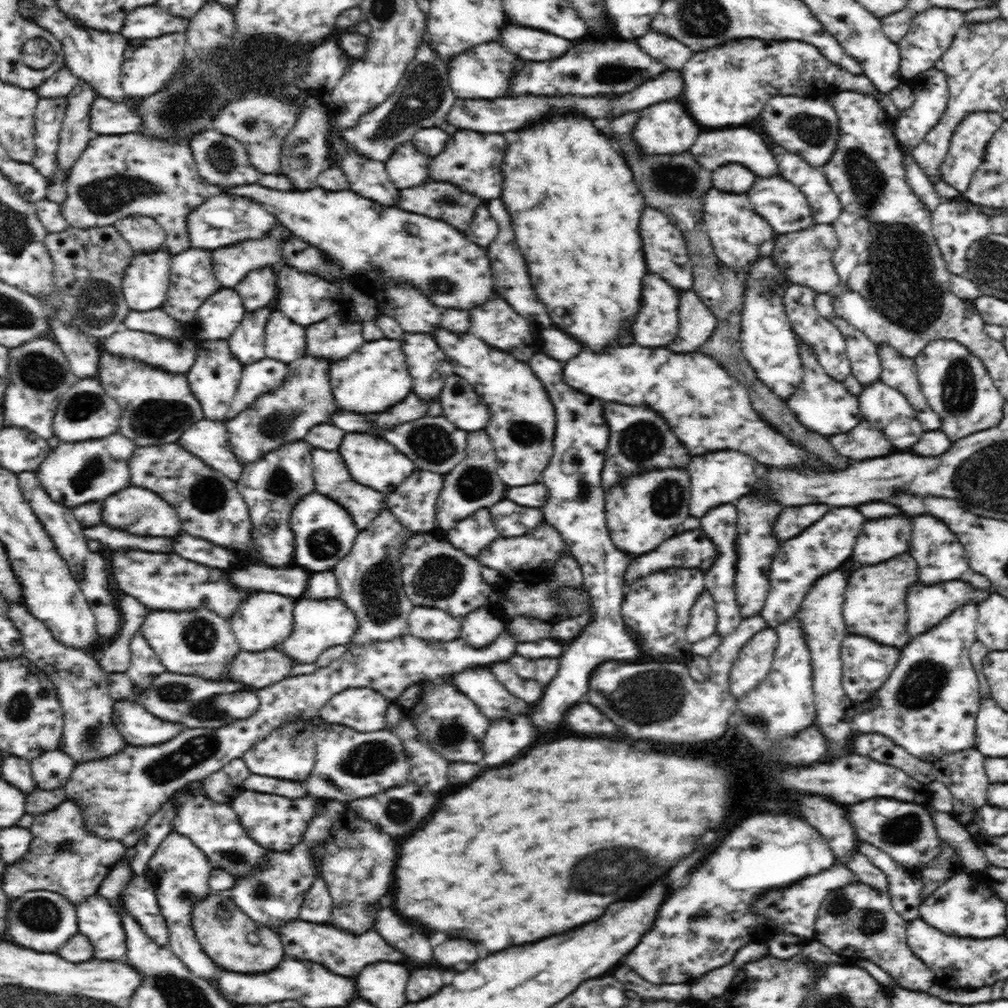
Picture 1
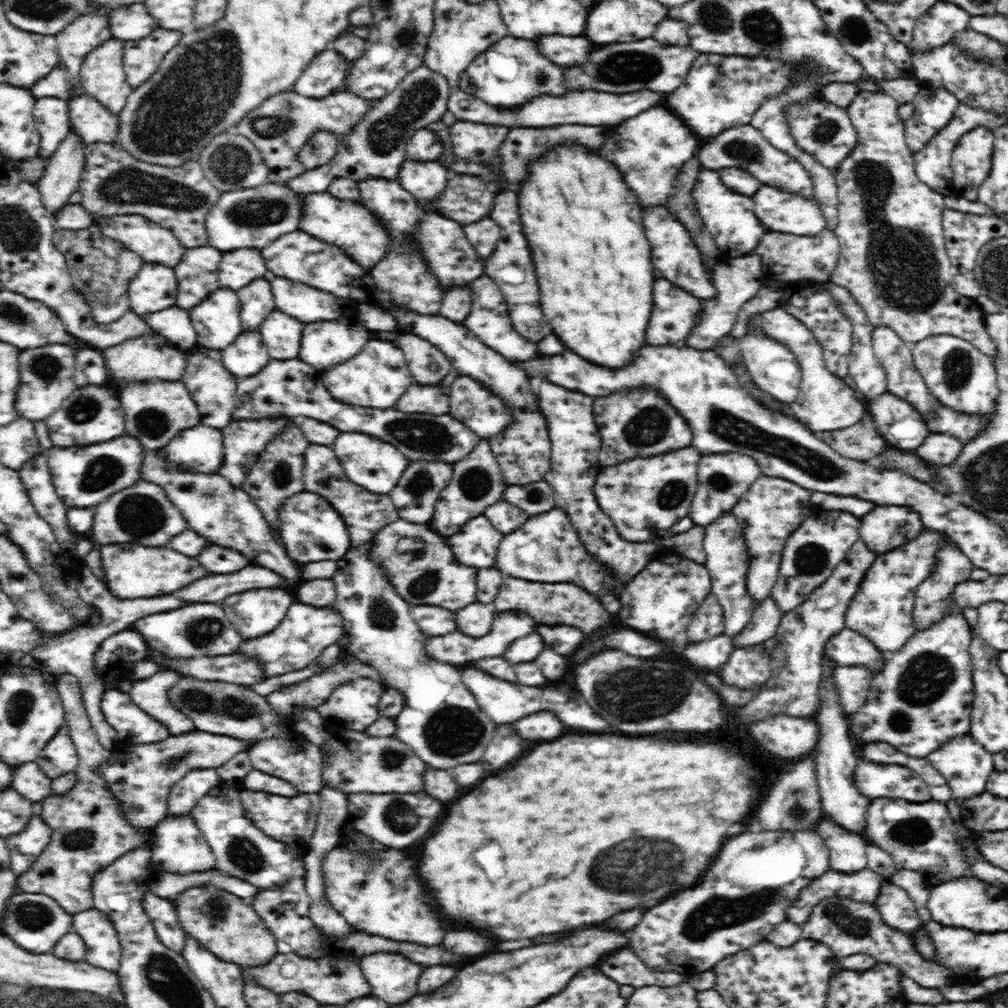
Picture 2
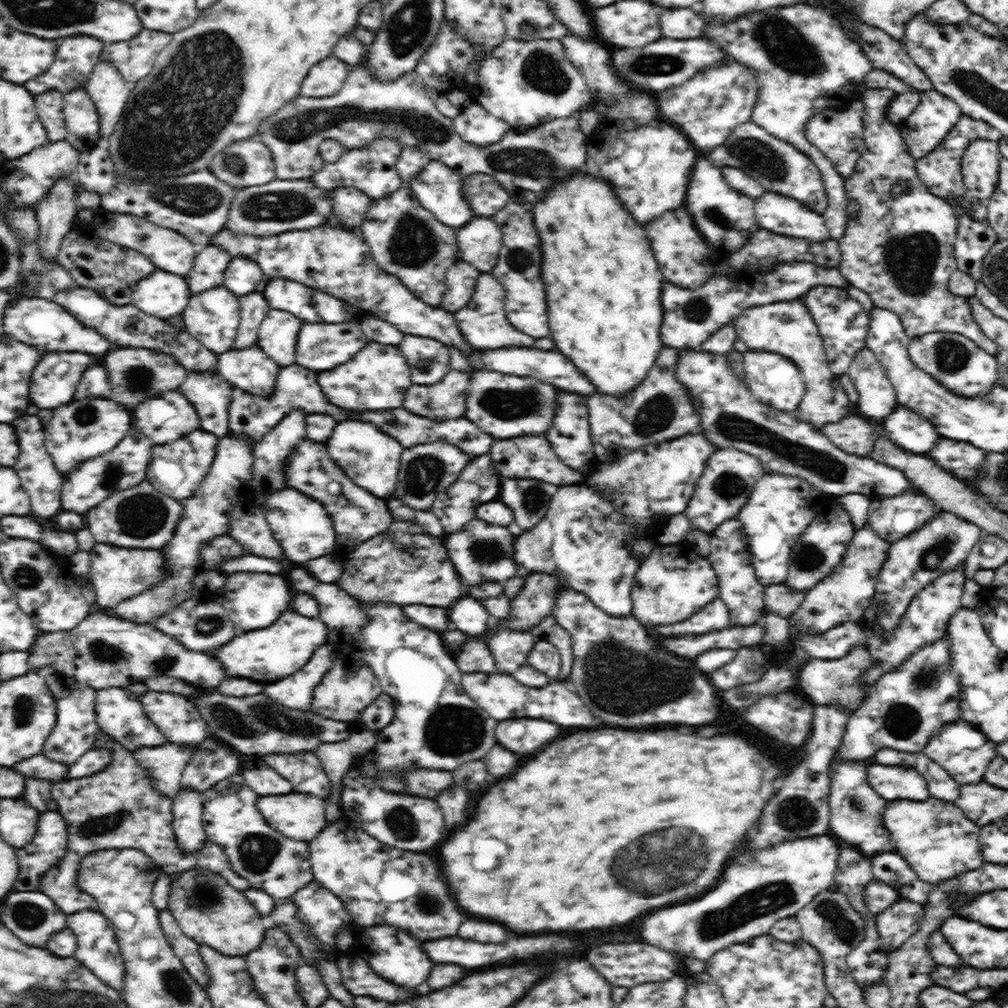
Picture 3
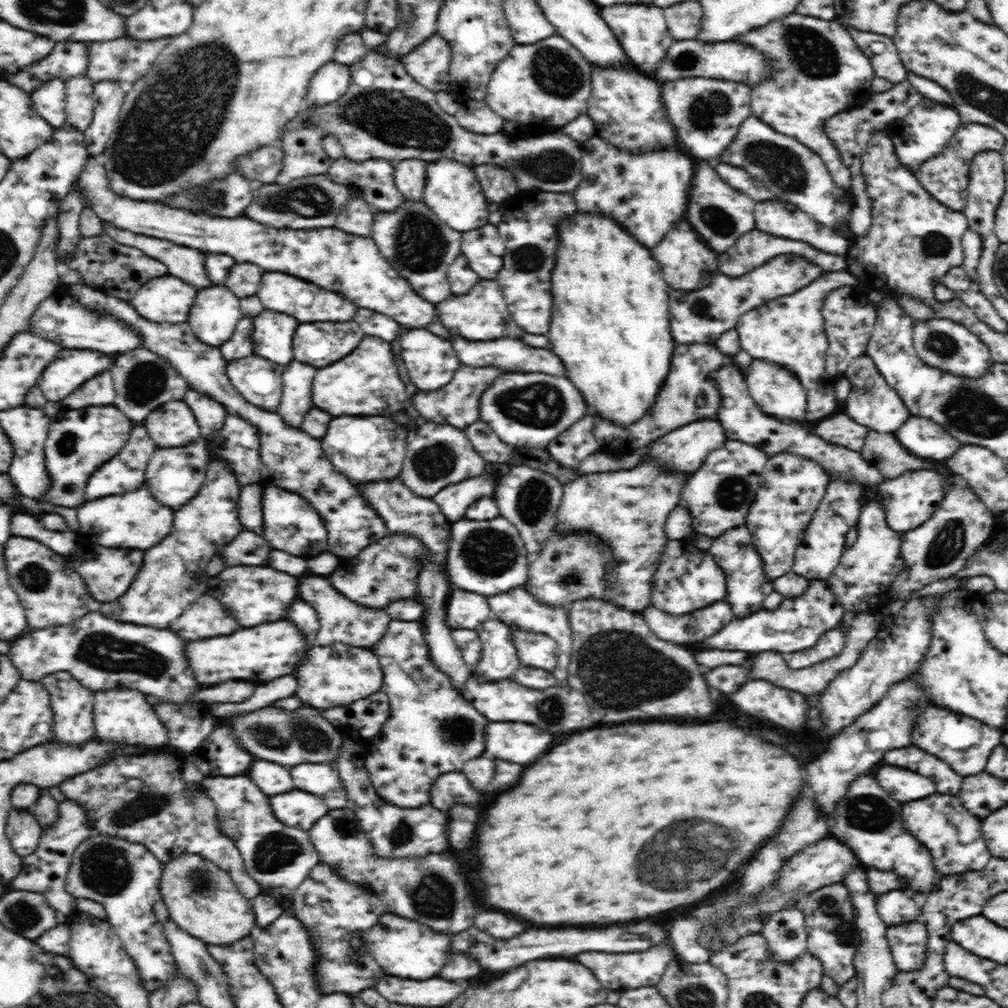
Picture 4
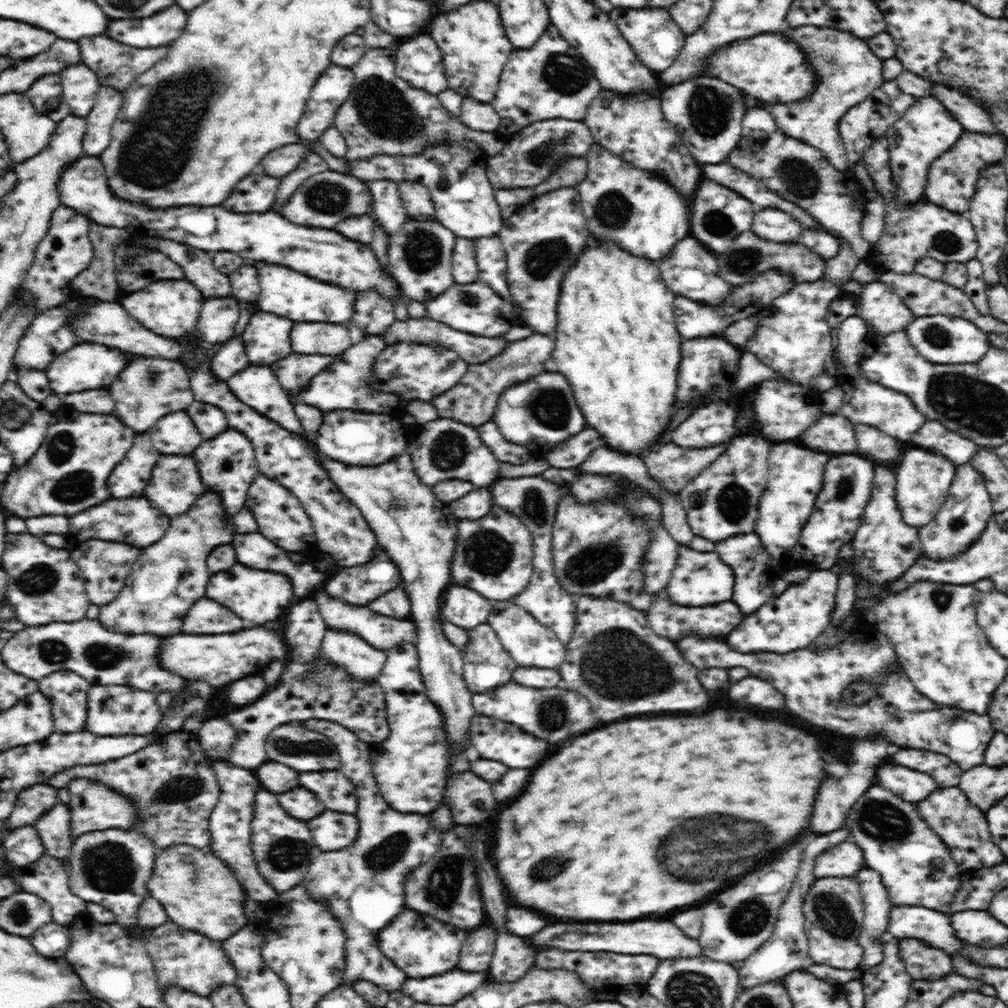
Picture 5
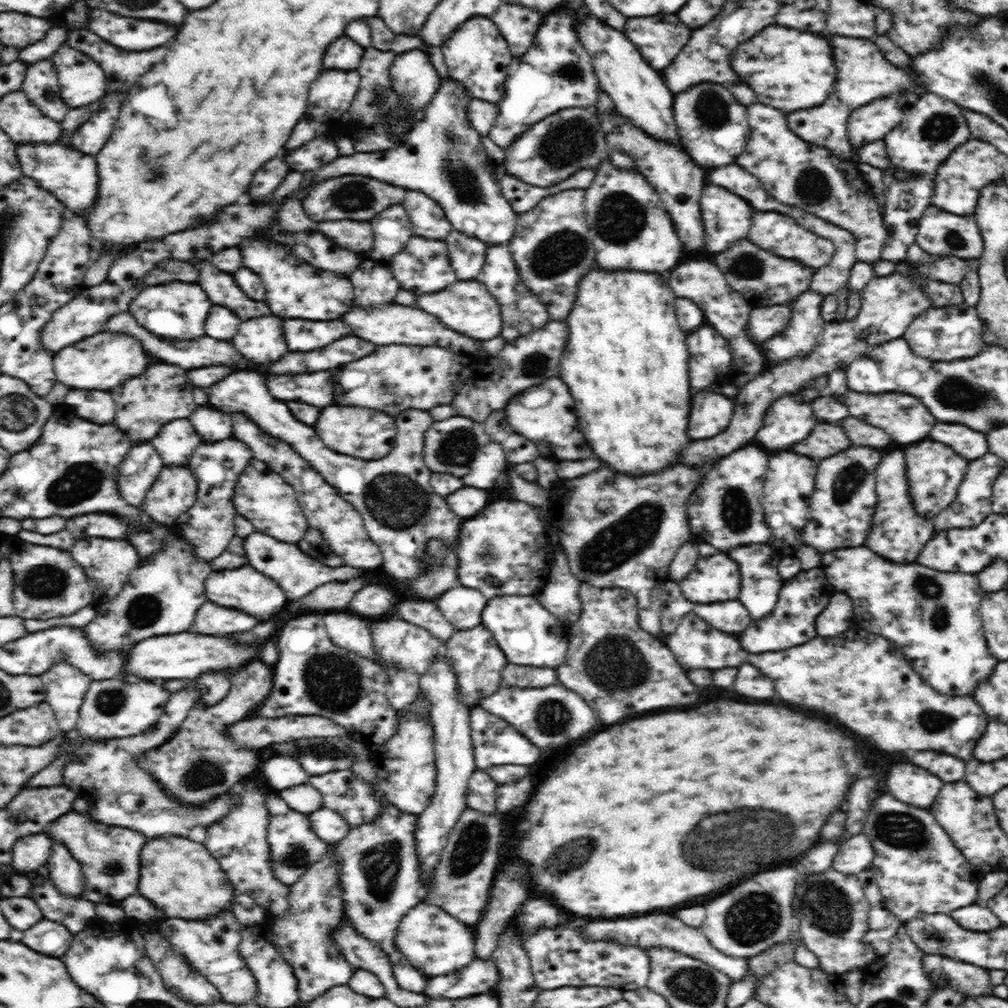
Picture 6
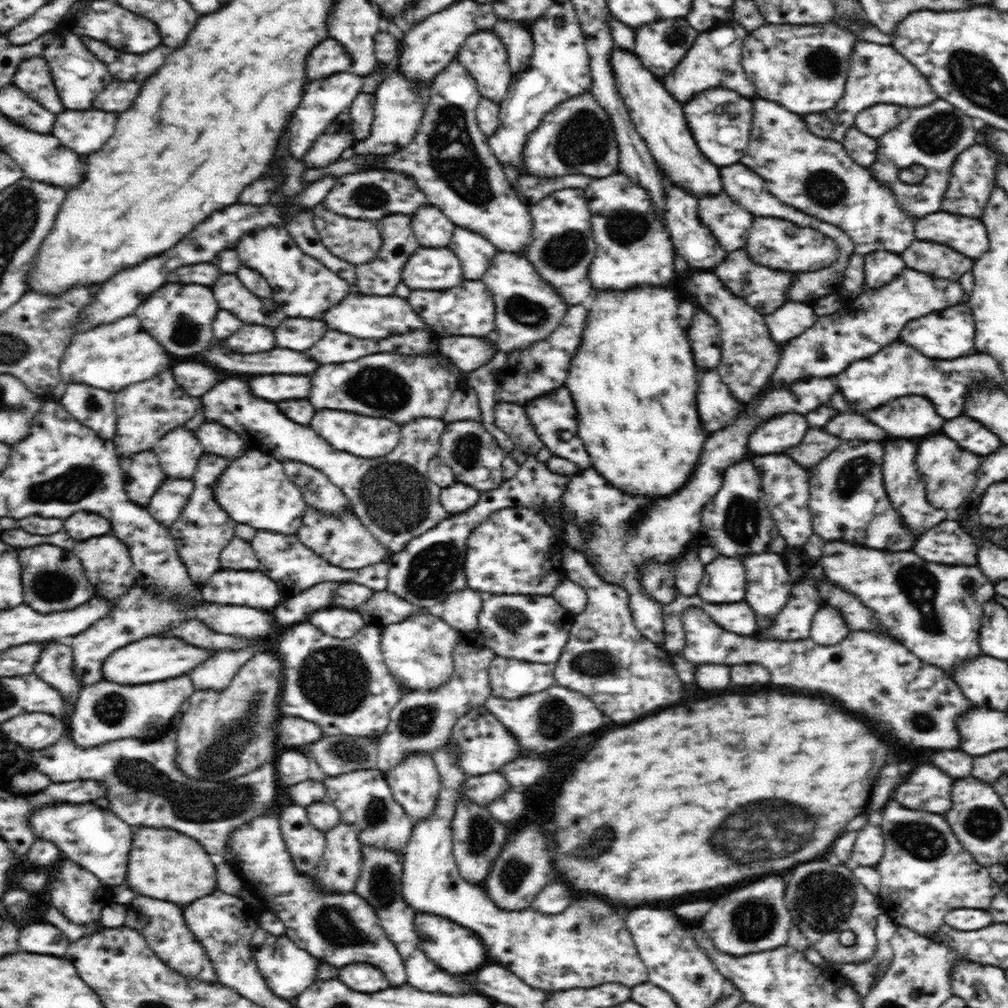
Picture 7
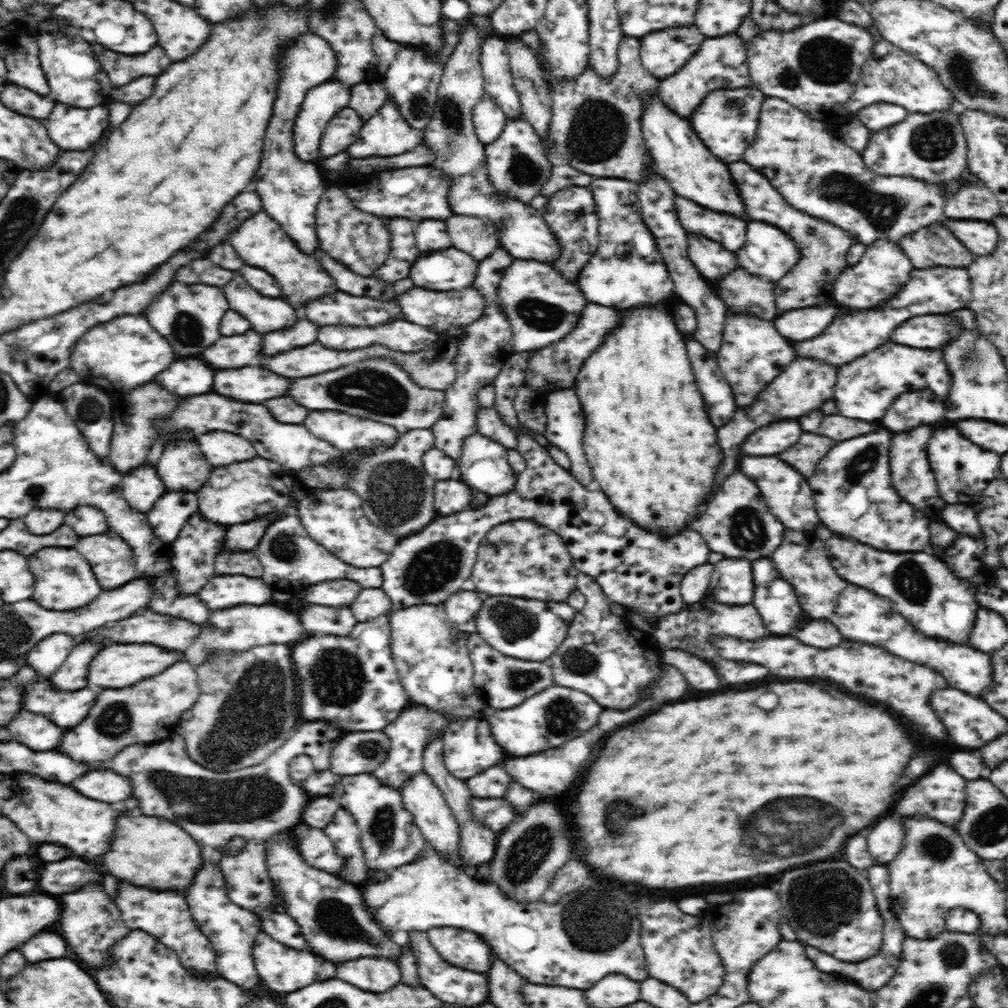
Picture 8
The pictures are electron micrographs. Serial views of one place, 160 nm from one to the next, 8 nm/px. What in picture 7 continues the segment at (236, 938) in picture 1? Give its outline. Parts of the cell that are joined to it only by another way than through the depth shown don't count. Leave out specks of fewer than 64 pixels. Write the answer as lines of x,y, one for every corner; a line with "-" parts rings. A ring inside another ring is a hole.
150,827
134,828
132,848
128,852
128,886
135,893
156,900
173,902
180,907
212,894
218,888
216,881
216,865
210,861
210,854
193,838
172,829
156,829

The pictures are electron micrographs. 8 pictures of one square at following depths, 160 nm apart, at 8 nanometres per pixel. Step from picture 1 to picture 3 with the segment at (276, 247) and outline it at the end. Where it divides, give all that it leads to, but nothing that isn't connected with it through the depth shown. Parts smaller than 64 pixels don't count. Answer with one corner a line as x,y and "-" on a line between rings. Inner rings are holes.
236,256
230,260
224,272
223,286
239,297
254,292
258,282
264,279
263,270
256,262
248,260
248,257

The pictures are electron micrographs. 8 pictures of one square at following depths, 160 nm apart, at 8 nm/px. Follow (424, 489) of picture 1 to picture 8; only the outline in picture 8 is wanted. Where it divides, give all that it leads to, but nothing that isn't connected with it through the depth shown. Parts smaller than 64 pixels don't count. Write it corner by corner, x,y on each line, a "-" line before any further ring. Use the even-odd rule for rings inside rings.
474,433
464,439
462,450
457,460
457,478
478,493
488,494
490,497
503,495
512,490
516,473
507,459
508,449
500,442
492,440
480,433

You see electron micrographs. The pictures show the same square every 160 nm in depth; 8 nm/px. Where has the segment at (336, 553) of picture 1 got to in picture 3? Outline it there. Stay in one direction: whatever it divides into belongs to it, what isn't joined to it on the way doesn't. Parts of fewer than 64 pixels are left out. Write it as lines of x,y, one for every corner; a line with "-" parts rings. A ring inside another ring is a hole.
288,487
267,496
262,509
270,522
270,528
276,536
276,540
280,542
280,546
286,554
285,558
292,560
292,564
320,558
334,550
334,546
336,546
334,523
320,501

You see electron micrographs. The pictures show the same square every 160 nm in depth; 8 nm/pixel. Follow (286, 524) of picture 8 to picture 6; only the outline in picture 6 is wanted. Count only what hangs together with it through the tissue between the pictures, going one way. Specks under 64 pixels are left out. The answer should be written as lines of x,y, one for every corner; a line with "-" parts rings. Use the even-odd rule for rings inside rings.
253,532
248,538
243,538
244,550
248,556
250,566
254,566
258,572
274,578
286,592
286,596
290,600
300,600
306,594
310,594
312,590
316,590
322,584
328,582
340,582
340,580
350,580
352,576
362,576
360,568
348,568
348,566
340,566
340,568
330,568
330,566
322,566
318,560
306,556
304,552
300,552
300,548
296,544
286,544
286,542
278,542
266,534

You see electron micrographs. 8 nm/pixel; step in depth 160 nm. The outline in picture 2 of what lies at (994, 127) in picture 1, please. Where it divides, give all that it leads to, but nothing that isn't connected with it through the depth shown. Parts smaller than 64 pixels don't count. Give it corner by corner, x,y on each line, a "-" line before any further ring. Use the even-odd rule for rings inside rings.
974,128
960,138
953,150
951,169
954,188
969,201
978,202
977,188
992,166
994,144
993,130

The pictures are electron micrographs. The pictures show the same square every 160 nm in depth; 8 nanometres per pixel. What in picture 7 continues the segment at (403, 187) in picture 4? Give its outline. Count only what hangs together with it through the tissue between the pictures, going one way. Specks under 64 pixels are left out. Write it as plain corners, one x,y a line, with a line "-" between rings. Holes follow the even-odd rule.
420,206
411,217
416,240
426,248
448,246
455,224
436,206

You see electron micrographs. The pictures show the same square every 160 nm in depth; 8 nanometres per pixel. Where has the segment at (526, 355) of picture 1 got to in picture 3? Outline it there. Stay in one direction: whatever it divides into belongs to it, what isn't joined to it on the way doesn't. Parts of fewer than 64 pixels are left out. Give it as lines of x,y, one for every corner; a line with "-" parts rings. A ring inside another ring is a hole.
481,273
470,304
466,308
462,308
460,312
456,312
454,316
456,316
456,322
458,322
466,342
478,350
494,350
494,348
504,348
504,346
516,346
516,348
532,348
534,346
534,340
530,336
516,332
510,326
510,322
506,320
504,289
500,281
491,273

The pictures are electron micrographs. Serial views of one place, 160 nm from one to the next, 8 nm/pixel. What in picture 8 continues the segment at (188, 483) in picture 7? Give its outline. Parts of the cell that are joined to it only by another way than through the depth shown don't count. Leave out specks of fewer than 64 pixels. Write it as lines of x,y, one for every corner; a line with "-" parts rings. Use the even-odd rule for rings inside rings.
168,491
148,511
148,522
154,535
170,544
180,534
184,523
198,511
197,493

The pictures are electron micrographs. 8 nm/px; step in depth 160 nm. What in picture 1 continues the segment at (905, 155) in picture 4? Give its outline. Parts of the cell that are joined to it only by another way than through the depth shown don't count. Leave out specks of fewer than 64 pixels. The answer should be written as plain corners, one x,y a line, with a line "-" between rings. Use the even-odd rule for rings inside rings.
939,66
927,70
926,73
920,74
911,83
914,92
914,105
906,110
900,111
899,116
894,119
894,135
902,145
908,145
914,148
936,127
940,118
948,107
950,92
946,76
941,72

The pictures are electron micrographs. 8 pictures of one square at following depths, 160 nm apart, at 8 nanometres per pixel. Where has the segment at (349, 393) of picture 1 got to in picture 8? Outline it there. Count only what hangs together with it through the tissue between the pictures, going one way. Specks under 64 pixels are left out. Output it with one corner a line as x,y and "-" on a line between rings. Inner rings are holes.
246,366
238,370
220,370
214,374
214,390
240,402
260,404
264,400
286,396
290,380
274,372

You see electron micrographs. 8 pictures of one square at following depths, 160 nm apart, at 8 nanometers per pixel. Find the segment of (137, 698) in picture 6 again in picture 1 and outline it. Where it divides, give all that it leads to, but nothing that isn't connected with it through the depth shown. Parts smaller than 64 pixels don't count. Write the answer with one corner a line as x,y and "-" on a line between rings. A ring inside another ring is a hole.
114,700
112,719
126,744
132,746
164,744
184,729
181,724
152,716
151,712
131,700

